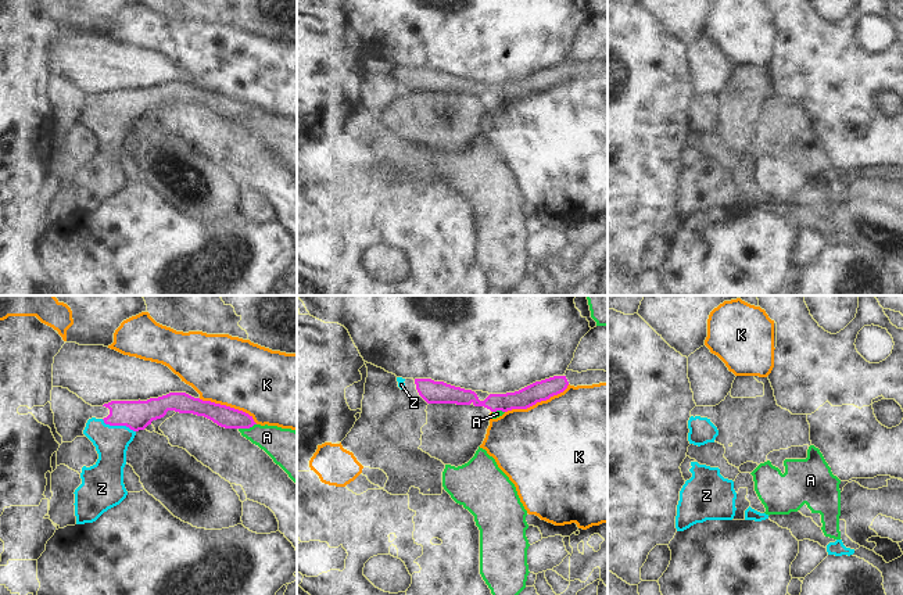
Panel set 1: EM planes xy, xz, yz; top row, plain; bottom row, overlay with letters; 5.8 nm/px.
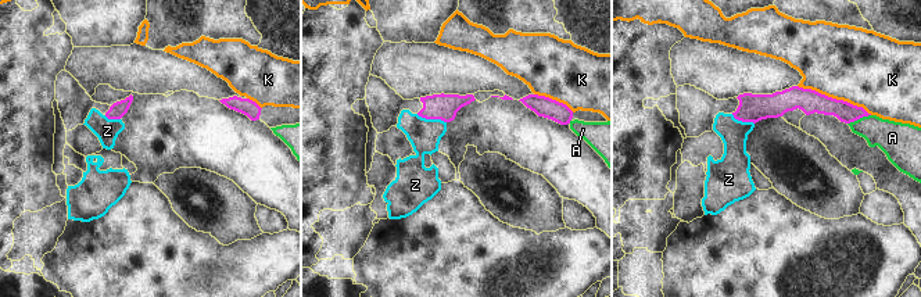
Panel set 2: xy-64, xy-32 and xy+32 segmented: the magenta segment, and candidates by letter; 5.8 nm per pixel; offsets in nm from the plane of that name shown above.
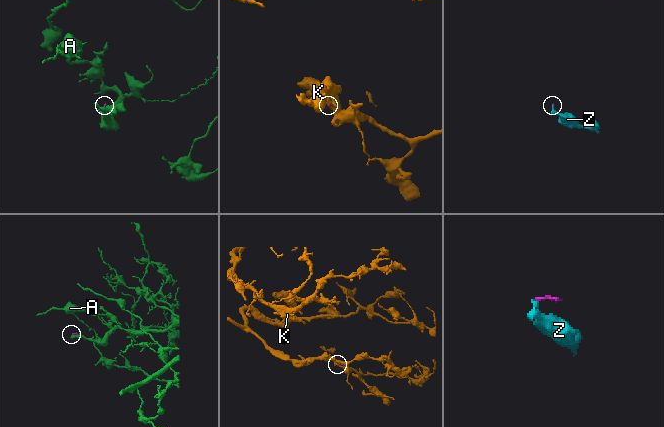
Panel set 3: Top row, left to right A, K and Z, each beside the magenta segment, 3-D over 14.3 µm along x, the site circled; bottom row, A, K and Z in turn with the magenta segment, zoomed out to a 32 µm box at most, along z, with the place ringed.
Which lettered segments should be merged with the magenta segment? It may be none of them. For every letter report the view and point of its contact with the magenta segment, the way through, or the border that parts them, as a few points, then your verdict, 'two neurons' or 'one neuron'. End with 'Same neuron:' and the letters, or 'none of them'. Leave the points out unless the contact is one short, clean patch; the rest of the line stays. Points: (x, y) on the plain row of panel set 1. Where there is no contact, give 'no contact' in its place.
A: contact xy (247, 117); border xy (255, 113), (239, 118); two neurons
K: contact xz (537, 90); two neurons
Z: contact xy (118, 114); one neuron
Same neuron: Z

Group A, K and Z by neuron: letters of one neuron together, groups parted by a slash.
A / K / Z

